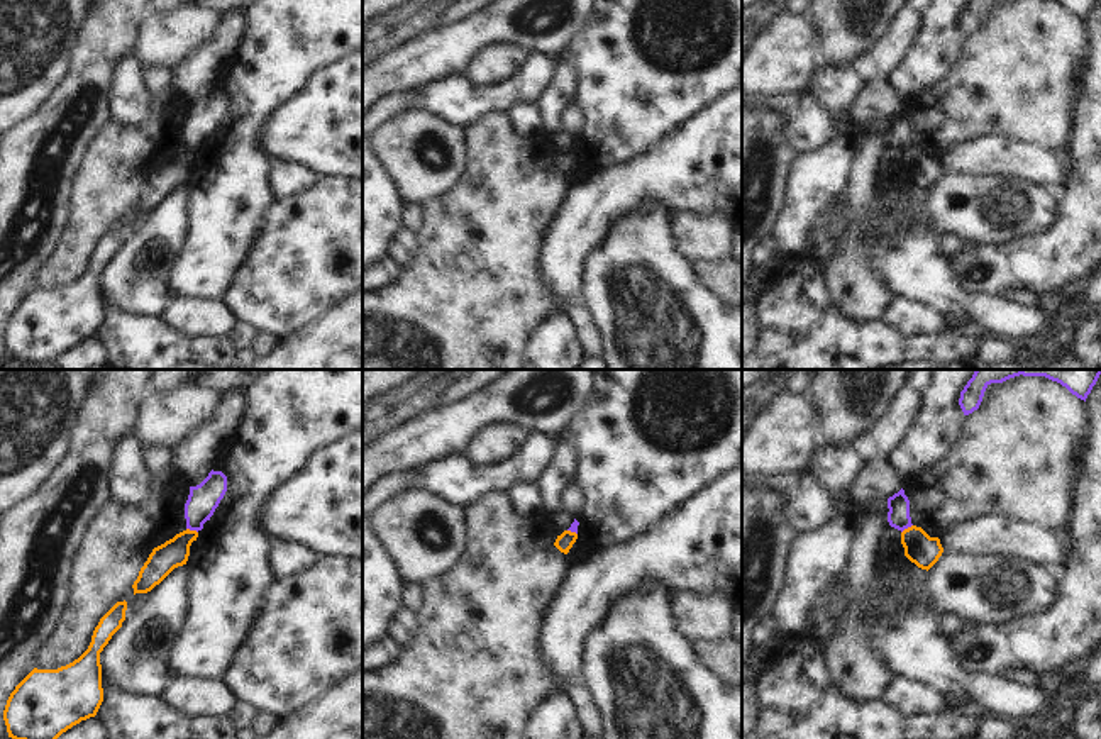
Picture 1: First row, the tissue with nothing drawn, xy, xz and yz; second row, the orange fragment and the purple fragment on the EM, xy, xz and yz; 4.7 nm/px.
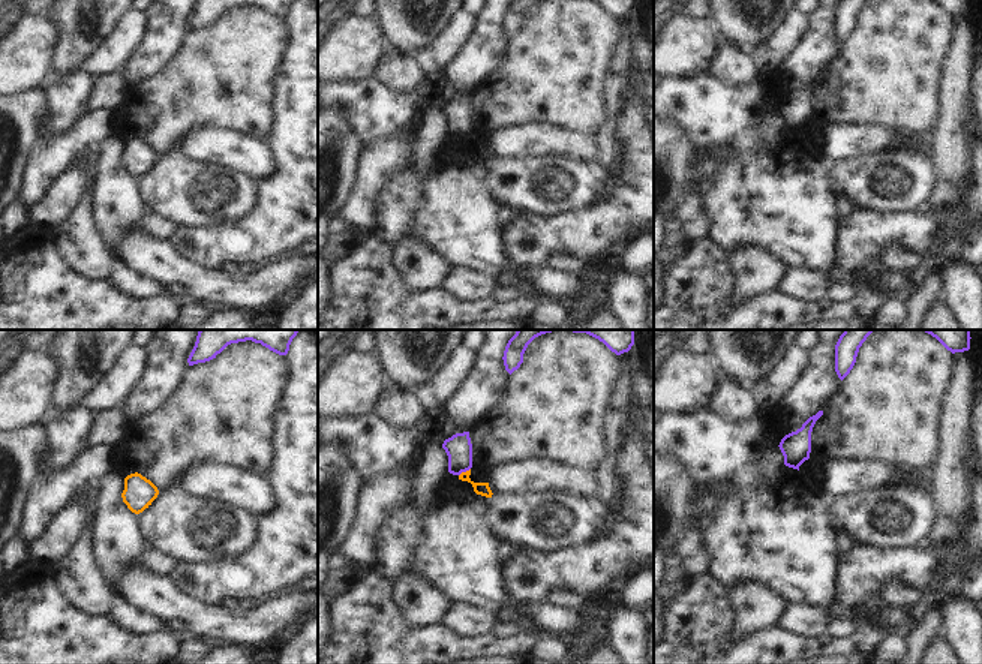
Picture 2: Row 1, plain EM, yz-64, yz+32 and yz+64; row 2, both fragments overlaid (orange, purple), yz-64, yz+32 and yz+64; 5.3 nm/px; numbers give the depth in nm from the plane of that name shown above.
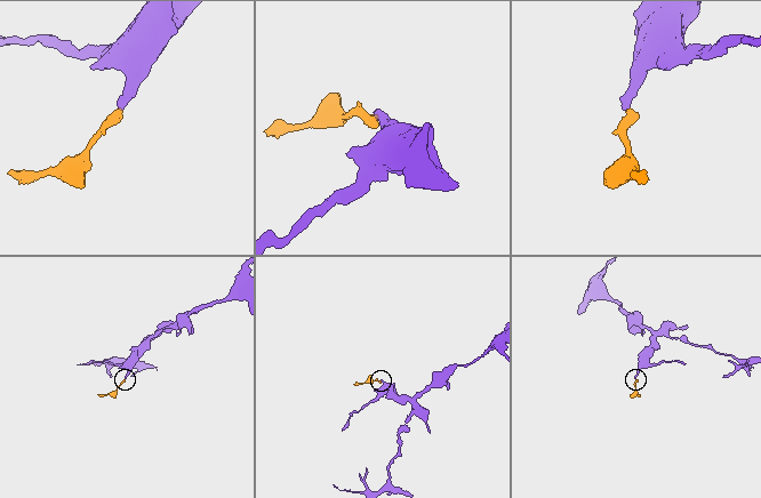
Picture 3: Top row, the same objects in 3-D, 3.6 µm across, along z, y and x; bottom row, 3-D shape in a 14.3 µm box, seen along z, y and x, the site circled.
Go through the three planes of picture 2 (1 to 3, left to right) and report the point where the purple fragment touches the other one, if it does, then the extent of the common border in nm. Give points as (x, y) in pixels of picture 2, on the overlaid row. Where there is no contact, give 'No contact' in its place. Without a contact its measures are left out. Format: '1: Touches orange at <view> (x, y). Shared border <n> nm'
1: No contact
2: Touches orange at yz+32 (464, 472). Shared border 80 nm
3: No contact

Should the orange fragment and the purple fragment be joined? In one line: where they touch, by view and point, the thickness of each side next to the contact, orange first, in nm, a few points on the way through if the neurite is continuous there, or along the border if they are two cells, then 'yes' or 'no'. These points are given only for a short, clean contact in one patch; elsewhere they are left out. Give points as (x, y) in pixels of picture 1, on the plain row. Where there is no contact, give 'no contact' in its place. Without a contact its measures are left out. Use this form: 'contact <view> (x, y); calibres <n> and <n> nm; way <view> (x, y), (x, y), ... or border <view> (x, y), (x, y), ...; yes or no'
contact xy (192, 151); calibres 140 and 150 nm; border xy (187, 148), (197, 153); no

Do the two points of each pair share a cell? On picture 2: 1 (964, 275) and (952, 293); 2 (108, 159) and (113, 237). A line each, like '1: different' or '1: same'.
1: same
2: same

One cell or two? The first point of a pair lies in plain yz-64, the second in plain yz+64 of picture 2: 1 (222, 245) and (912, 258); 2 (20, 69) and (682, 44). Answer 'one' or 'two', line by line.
1: two
2: one

